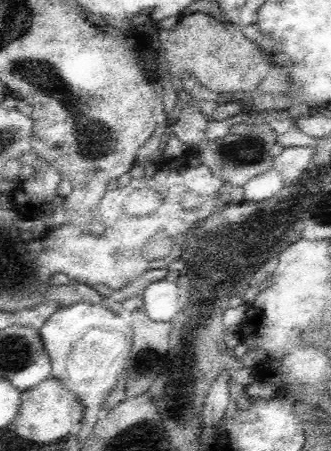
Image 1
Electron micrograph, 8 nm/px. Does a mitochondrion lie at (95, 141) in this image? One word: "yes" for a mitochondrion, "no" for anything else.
yes

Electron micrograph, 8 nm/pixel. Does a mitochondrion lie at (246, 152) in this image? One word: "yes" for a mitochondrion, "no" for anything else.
yes

